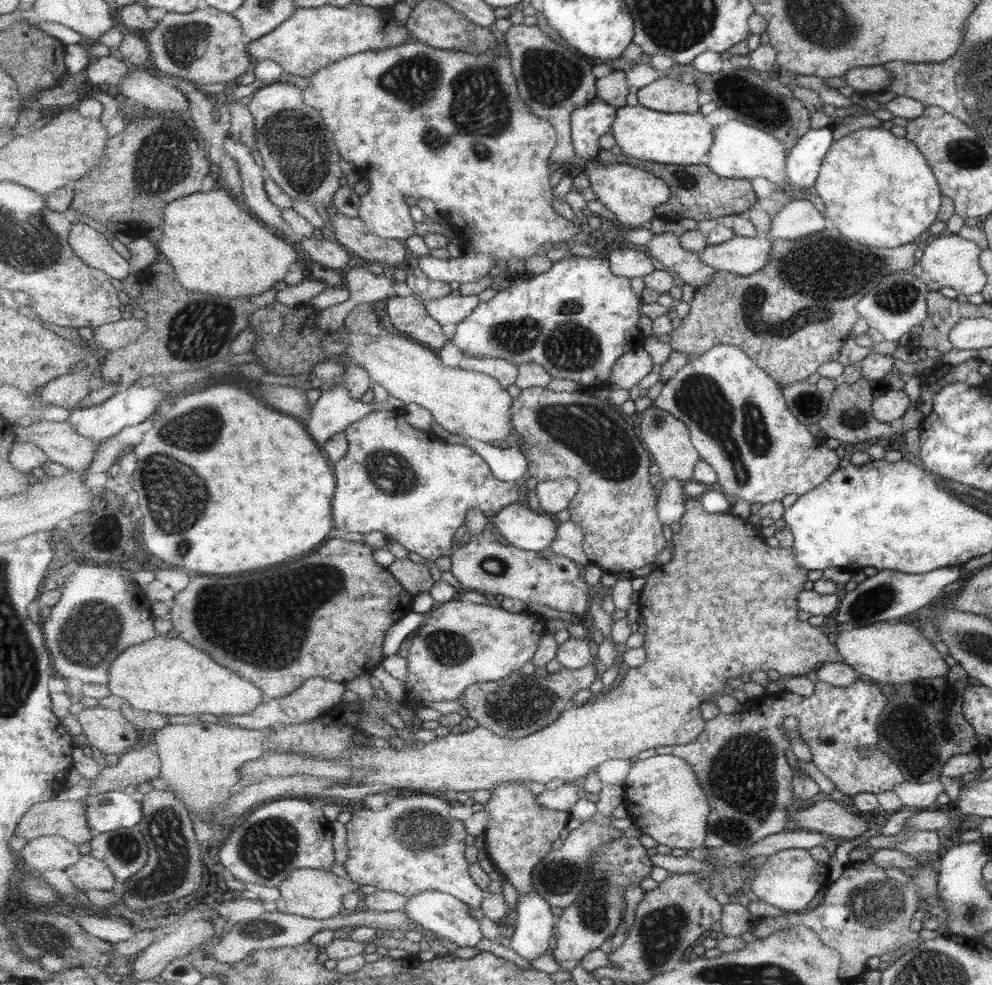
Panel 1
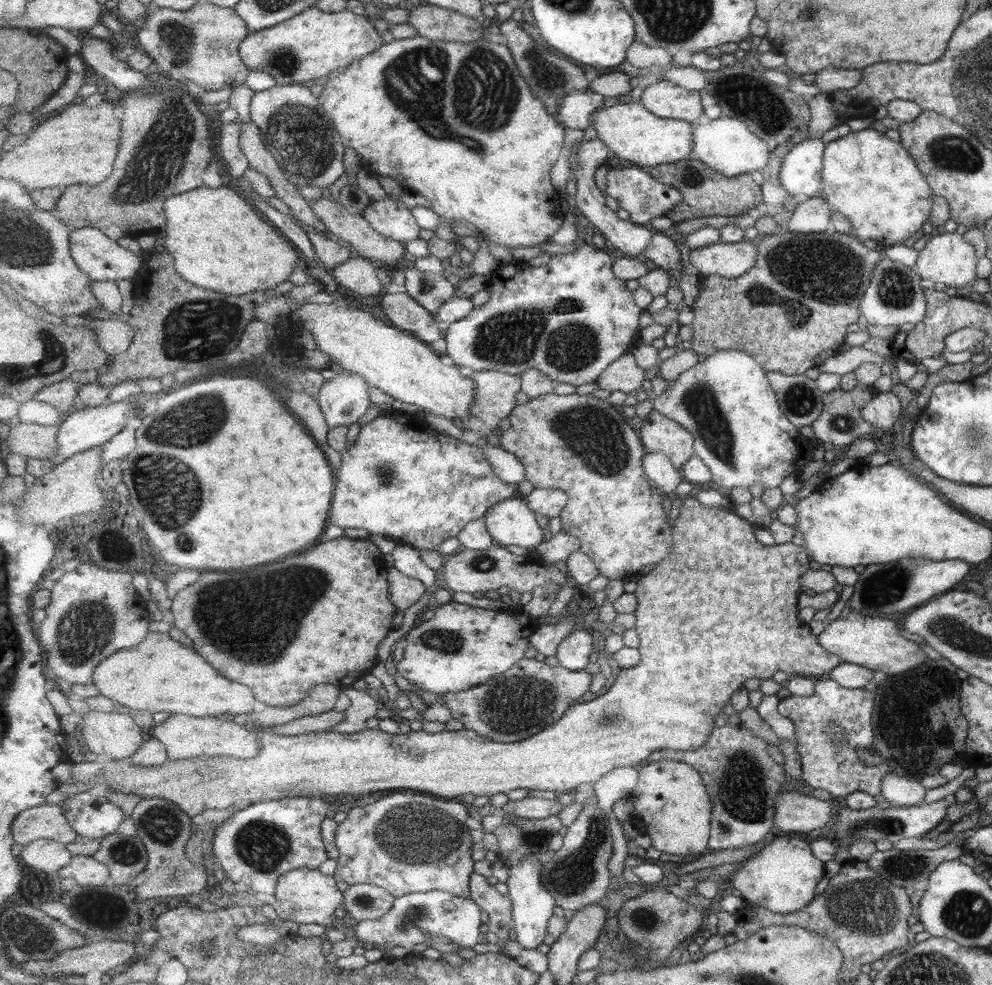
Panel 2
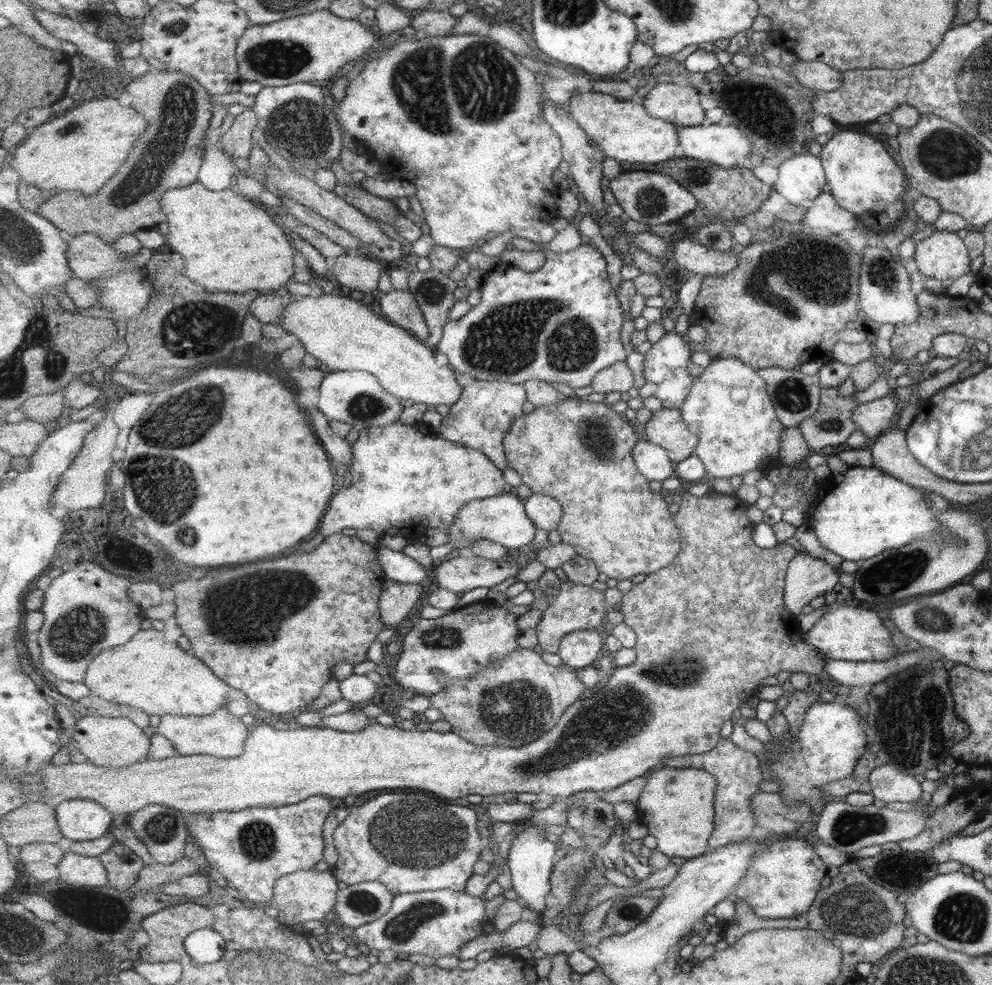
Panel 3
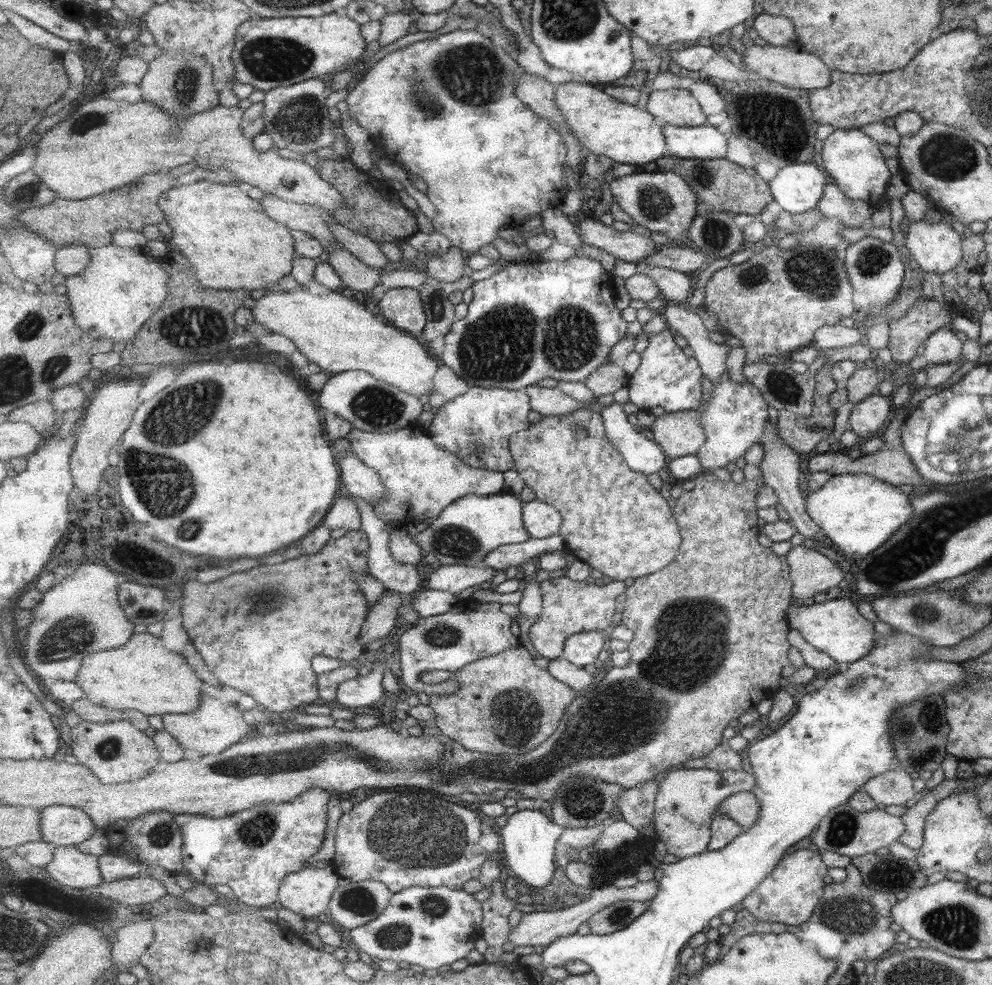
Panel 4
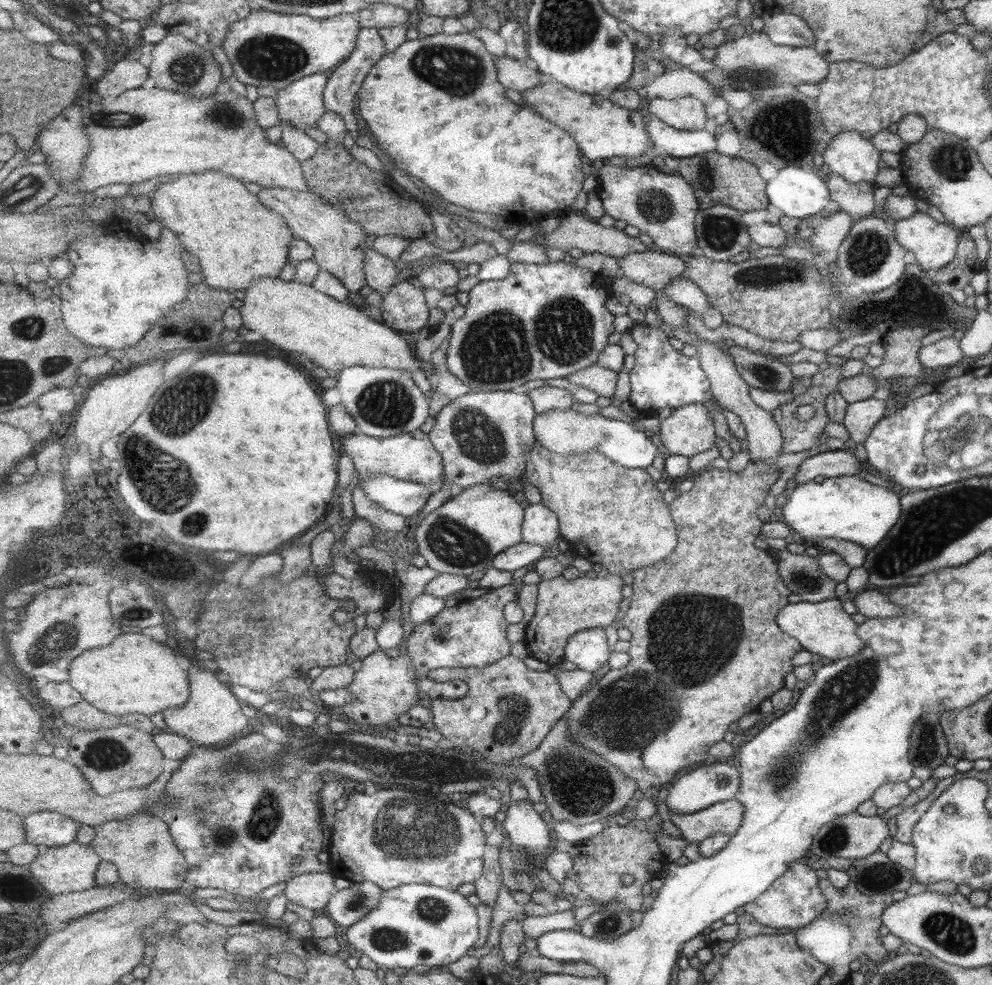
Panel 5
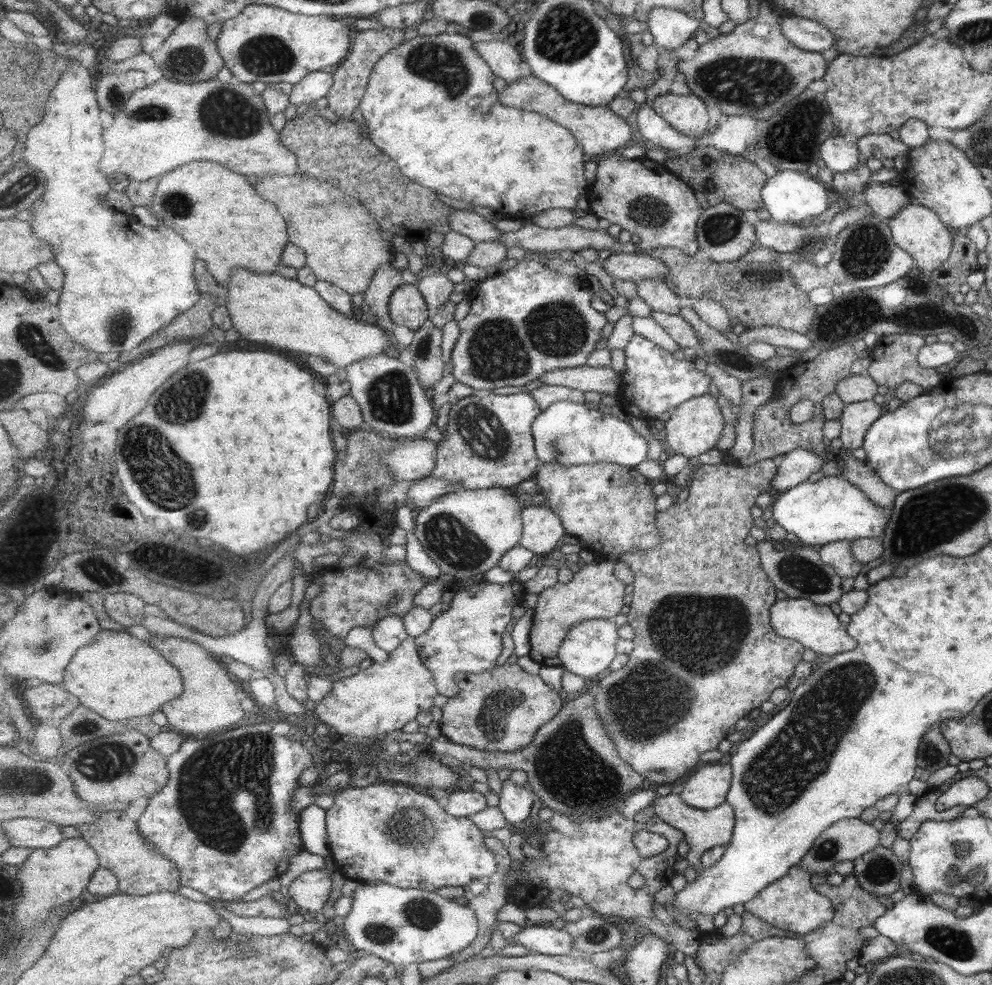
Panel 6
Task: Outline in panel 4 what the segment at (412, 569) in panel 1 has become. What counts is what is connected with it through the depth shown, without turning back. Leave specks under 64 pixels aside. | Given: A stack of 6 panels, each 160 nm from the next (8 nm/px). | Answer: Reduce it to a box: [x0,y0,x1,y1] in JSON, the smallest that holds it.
[361,592,404,644]

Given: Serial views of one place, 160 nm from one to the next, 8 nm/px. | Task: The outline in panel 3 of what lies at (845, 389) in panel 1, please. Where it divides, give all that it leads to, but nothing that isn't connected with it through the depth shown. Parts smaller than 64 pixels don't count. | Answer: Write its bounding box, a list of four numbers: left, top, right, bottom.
[797,386,857,452]

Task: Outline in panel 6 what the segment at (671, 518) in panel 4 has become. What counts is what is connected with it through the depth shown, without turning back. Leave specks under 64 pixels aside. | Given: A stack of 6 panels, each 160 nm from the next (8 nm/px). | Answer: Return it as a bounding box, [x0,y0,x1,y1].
[535,462,661,558]

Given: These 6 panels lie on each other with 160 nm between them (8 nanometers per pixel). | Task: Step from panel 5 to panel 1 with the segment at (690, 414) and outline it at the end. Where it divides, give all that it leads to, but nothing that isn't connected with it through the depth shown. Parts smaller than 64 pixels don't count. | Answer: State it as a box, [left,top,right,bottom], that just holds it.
[638,405,702,481]

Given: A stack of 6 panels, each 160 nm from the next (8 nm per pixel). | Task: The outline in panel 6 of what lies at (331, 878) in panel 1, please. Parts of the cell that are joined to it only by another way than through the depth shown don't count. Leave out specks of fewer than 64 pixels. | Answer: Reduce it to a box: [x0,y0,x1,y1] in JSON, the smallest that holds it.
[289,869,333,912]

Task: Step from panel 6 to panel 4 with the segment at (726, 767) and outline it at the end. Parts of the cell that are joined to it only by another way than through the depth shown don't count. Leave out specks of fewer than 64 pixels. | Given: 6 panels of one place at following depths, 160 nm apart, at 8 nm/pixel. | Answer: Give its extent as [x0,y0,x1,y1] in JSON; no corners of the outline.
[653,767,754,859]

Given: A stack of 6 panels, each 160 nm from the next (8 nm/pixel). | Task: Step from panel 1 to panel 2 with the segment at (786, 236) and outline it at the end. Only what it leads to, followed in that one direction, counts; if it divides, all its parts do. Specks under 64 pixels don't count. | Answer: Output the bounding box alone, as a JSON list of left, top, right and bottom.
[787,197,831,233]

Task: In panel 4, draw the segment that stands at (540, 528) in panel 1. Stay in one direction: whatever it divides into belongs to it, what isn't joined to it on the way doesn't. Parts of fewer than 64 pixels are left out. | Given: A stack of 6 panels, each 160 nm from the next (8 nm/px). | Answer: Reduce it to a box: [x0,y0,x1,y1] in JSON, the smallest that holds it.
[419,492,532,566]

